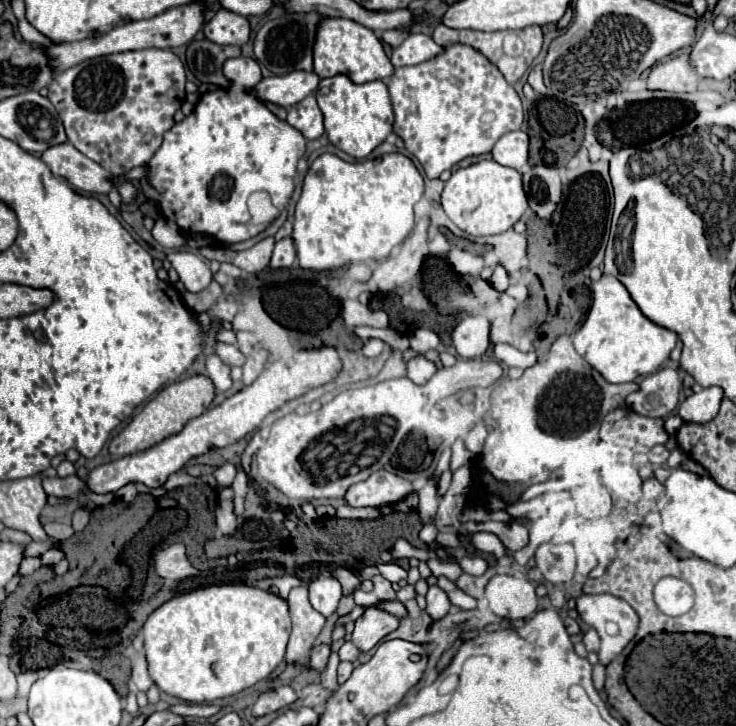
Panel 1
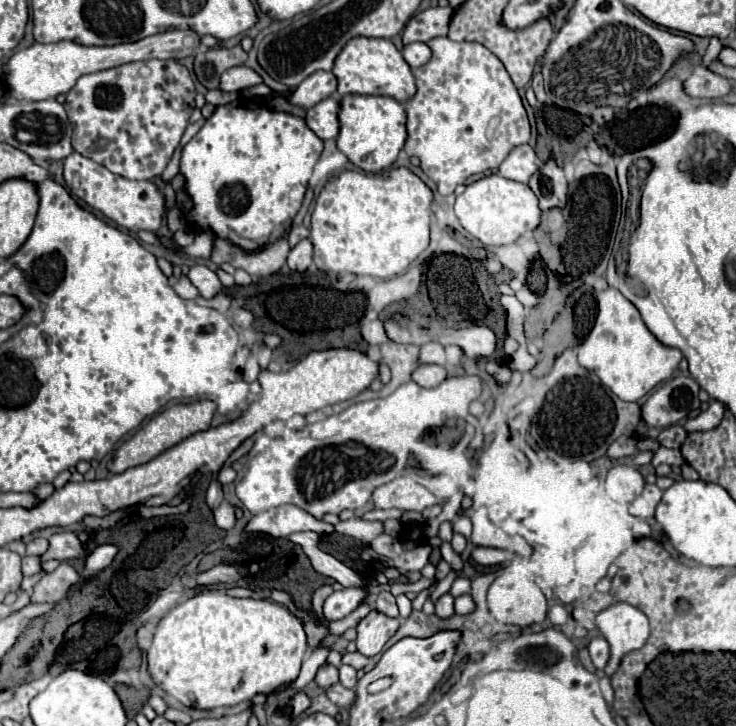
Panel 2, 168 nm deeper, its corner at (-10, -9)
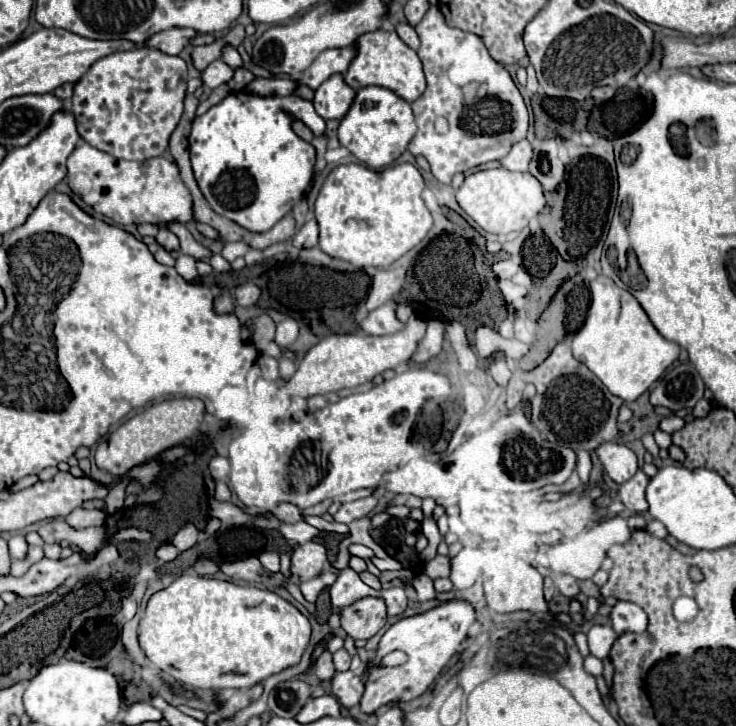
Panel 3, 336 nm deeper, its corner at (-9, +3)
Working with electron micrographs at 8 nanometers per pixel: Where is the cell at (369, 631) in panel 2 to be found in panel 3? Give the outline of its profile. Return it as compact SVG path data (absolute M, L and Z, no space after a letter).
M361 598L345 608L337 610L341 614L341 626L343 630L353 638L369 640L373 634L377 634L387 620L385 602L381 598Z

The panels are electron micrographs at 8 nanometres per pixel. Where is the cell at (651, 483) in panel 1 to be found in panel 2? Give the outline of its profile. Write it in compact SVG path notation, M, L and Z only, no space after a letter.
M646 484L644 492L632 502L632 506L636 508L636 512L642 516L642 518L650 518L654 516L656 512L656 506L660 504L662 500L662 490L656 486L656 484Z

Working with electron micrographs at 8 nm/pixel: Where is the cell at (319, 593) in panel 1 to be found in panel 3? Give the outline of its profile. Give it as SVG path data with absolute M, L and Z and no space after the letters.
M351 568L341 570L335 584L331 586L331 604L333 604L333 608L349 606L355 600L365 598L365 596L377 596L377 592L373 588L369 588L367 584L363 584L359 574Z

